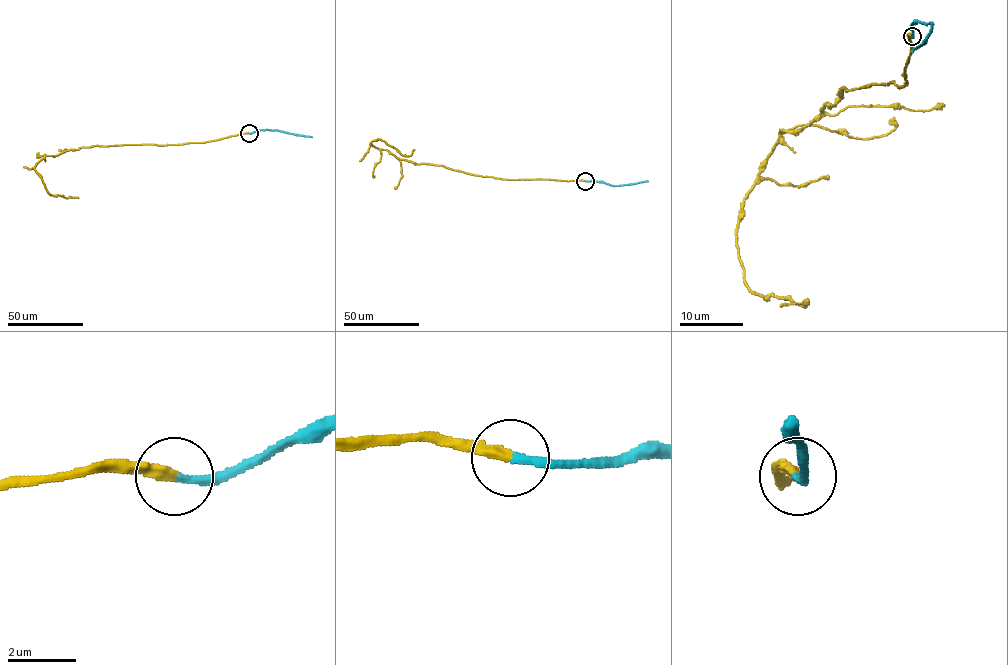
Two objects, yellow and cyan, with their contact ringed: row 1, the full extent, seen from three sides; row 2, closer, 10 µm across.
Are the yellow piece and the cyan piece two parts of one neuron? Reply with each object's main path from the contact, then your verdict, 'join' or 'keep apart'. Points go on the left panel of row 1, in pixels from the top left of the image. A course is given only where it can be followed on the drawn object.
yellow via (249, 133), (203, 142), (80, 147), (45, 156), (36, 165), (34, 170), (50, 194), (78, 197) | cyan via (249, 133), (278, 130), (311, 137) | join

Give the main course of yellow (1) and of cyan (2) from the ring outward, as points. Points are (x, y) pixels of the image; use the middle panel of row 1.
1: (585, 181), (470, 174), (400, 159), (370, 143), (380, 139), (405, 156), (414, 149)
2: (585, 181), (614, 186), (647, 181)

